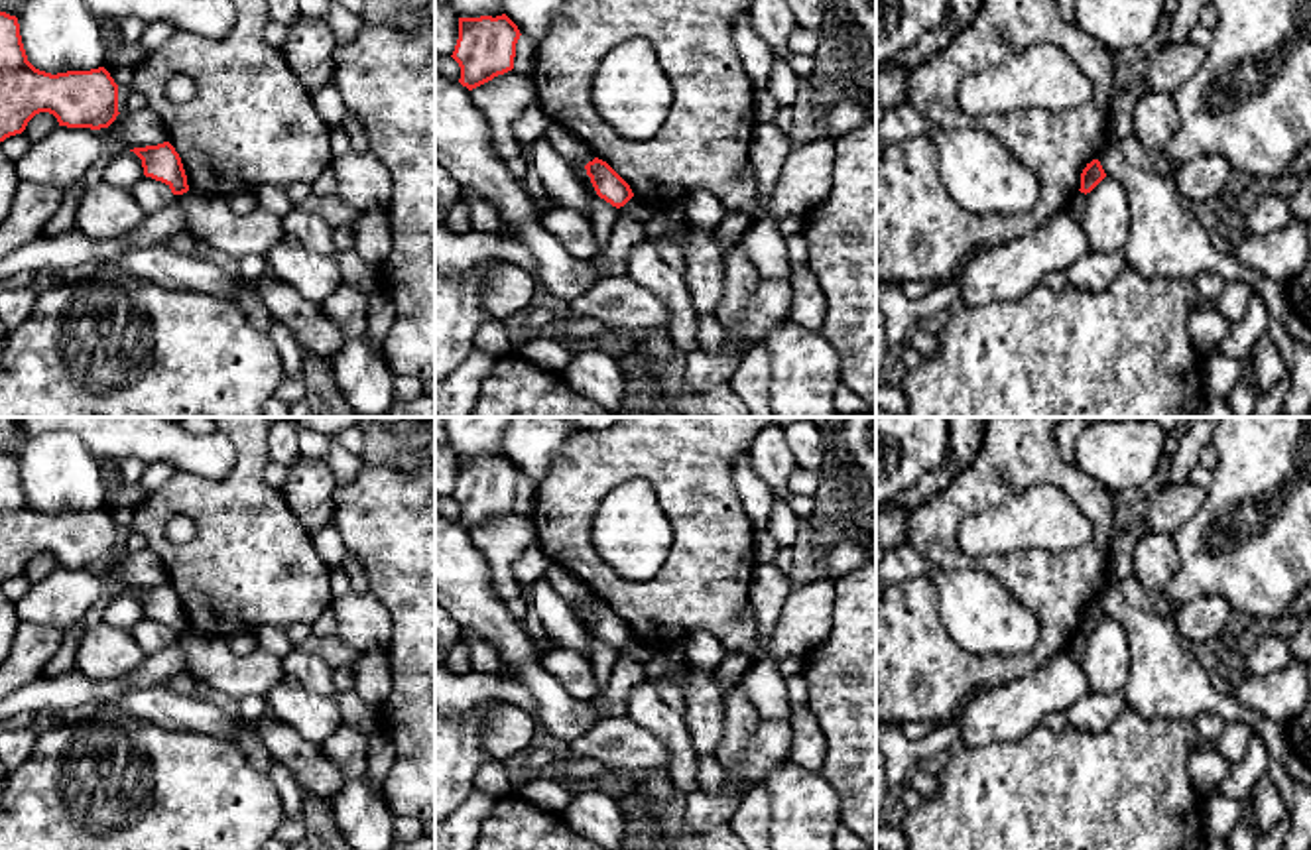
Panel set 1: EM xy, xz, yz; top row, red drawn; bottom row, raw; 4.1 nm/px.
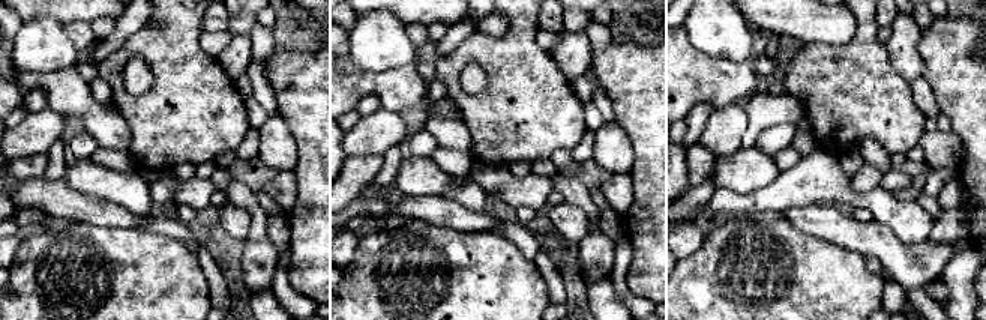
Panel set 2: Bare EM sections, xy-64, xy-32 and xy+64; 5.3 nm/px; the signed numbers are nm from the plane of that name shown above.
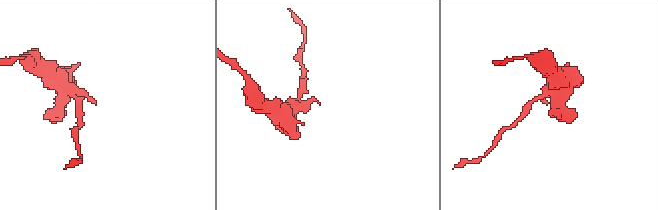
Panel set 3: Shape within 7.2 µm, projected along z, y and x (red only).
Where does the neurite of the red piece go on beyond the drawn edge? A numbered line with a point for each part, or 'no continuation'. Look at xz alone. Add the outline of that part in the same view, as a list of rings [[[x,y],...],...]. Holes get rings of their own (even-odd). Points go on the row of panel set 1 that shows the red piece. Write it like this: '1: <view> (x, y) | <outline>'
no continuation

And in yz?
no continuation

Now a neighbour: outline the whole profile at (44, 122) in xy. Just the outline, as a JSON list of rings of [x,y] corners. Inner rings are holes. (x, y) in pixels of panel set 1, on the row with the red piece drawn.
[[[39,112],[35,114],[28,126],[26,126],[26,136],[31,144],[39,142],[45,138],[49,132],[53,132],[59,126],[57,118],[49,112]]]

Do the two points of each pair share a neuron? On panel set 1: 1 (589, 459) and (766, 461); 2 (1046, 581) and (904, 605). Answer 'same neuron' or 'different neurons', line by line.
1: different neurons
2: same neuron

